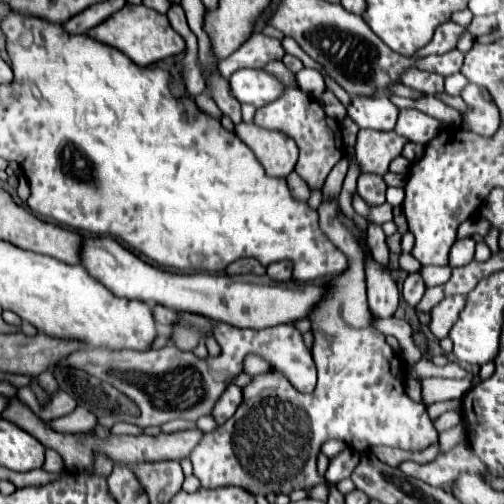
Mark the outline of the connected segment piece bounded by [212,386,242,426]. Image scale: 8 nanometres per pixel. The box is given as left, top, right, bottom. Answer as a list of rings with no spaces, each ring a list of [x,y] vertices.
[[[230,386],[222,392],[222,396],[218,398],[218,404],[214,404],[214,410],[212,410],[212,418],[216,420],[216,424],[224,424],[234,412],[236,408],[240,406],[240,400],[242,400],[242,392],[238,386]]]

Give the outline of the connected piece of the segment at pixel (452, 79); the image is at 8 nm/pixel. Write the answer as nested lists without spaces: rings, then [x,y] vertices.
[[[457,72],[445,78],[444,89],[447,94],[457,96],[460,95],[467,84],[468,80],[466,77],[462,73]]]

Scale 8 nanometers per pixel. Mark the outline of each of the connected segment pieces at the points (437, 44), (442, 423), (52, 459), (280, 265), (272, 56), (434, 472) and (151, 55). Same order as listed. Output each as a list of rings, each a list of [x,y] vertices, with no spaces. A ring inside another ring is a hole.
[[[452,20],[440,24],[440,26],[436,28],[430,44],[424,46],[424,48],[416,54],[416,58],[418,58],[418,56],[428,56],[428,54],[446,54],[446,52],[454,50],[454,48],[456,48],[456,42],[458,42],[458,38],[460,38],[462,34],[464,34],[464,28],[460,28],[460,26],[454,24]]]
[[[446,412],[446,414],[442,414],[442,416],[438,416],[438,418],[434,420],[434,428],[436,428],[438,432],[444,432],[444,430],[456,426],[458,422],[460,422],[460,414],[456,414],[456,412]]]
[[[46,450],[44,470],[46,470],[46,472],[62,472],[62,470],[64,470],[64,462],[62,462],[62,458],[60,458],[58,452],[54,452],[54,450]]]
[[[280,260],[280,262],[270,264],[268,266],[268,276],[272,280],[278,280],[278,282],[290,280],[292,278],[292,262],[290,260]]]
[[[258,32],[246,44],[242,44],[234,54],[224,58],[218,64],[218,70],[228,80],[240,68],[264,68],[272,60],[282,60],[284,54],[286,52],[282,48],[282,40]]]
[[[462,440],[460,444],[456,444],[450,452],[438,456],[434,462],[418,466],[416,462],[402,462],[400,470],[408,476],[416,476],[420,480],[424,480],[430,486],[442,486],[446,482],[452,482],[460,476],[460,472],[468,470],[468,472],[476,472],[480,474],[484,480],[490,480],[490,476],[486,474],[484,464],[480,464],[480,460],[476,460],[472,448],[468,448],[468,442]]]
[[[126,4],[120,12],[112,14],[108,20],[104,20],[96,28],[92,28],[92,32],[88,32],[88,36],[118,48],[128,58],[132,58],[134,64],[138,64],[138,66],[148,66],[152,62],[164,60],[168,56],[176,56],[176,54],[184,52],[184,48],[186,48],[182,36],[170,26],[166,14],[160,14],[146,6],[134,6],[134,4]]]

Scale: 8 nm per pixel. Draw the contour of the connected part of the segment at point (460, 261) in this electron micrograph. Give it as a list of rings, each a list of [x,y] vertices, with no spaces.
[[[462,238],[456,240],[452,250],[450,250],[450,266],[464,266],[474,258],[474,240],[472,238]]]

